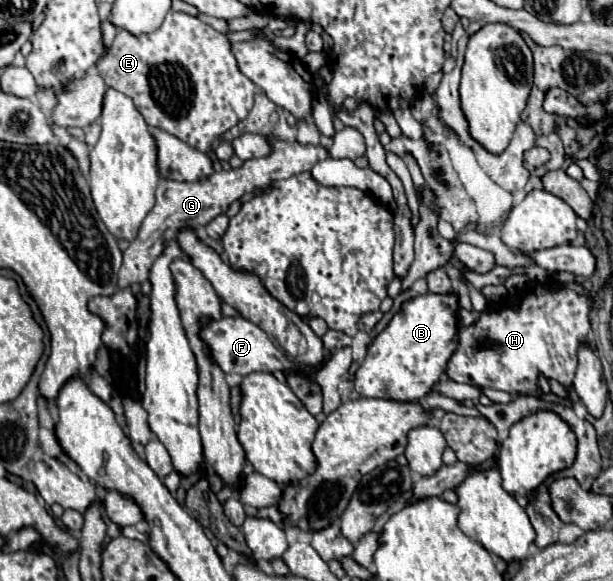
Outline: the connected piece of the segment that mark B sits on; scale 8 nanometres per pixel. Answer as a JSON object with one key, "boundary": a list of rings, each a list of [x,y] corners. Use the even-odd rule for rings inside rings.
{"boundary":[[[419,295],[403,303],[383,333],[367,349],[367,357],[355,373],[355,391],[361,397],[393,399],[401,403],[421,401],[439,381],[457,345],[457,295]]]}

